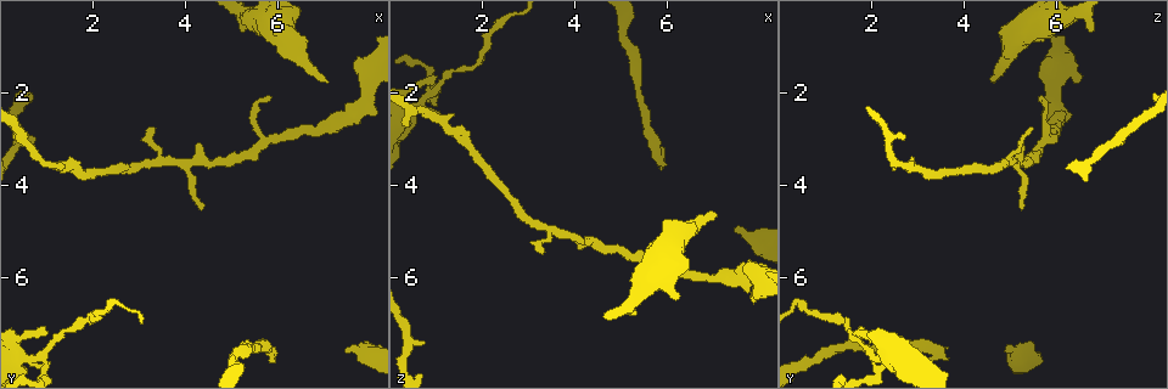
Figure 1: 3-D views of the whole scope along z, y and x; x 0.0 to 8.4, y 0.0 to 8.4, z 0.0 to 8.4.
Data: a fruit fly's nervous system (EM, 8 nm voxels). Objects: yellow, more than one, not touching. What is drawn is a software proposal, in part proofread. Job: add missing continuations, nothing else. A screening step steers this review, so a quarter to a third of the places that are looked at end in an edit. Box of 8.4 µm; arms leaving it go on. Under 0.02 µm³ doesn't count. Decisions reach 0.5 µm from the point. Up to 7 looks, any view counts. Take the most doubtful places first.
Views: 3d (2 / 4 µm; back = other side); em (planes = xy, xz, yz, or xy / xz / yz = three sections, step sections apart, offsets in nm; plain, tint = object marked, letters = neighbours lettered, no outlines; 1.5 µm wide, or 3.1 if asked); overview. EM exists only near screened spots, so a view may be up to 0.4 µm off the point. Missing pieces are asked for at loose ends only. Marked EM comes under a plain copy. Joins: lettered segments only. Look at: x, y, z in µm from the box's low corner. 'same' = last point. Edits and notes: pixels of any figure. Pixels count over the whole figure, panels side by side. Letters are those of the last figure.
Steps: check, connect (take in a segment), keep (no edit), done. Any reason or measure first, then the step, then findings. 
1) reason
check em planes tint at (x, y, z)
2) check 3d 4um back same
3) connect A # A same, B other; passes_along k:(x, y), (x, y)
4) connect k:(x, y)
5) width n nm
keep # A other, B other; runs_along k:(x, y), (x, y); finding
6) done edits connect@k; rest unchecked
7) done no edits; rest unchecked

check 3d 4um at (7.45, 7.55, 4.90)

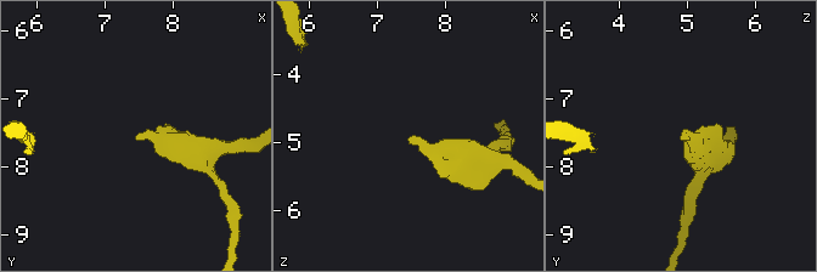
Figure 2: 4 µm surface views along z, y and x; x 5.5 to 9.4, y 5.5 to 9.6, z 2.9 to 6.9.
check em planes letters at (7.45, 7.60, 4.95)

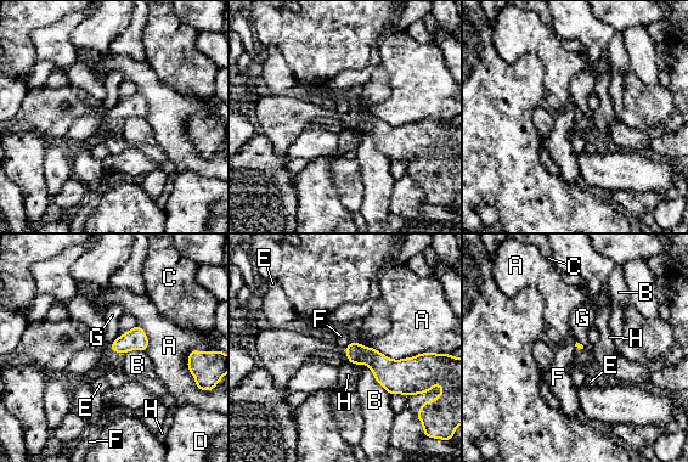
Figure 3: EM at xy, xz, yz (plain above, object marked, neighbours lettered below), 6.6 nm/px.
keep # A other, B other, C other, D other, E other, F other, G other, H other; border 3:(119, 336), (110, 344); no lettered segment goes on from it

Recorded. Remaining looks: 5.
branch stops here
check 3d 2um at (7.00, 1.80, 4.60)

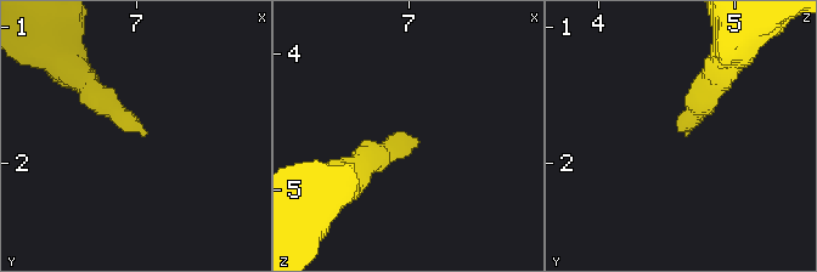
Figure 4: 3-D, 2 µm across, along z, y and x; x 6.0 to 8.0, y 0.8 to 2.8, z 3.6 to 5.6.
check em xy step 8 letters at (7.04, 1.80, 4.62)

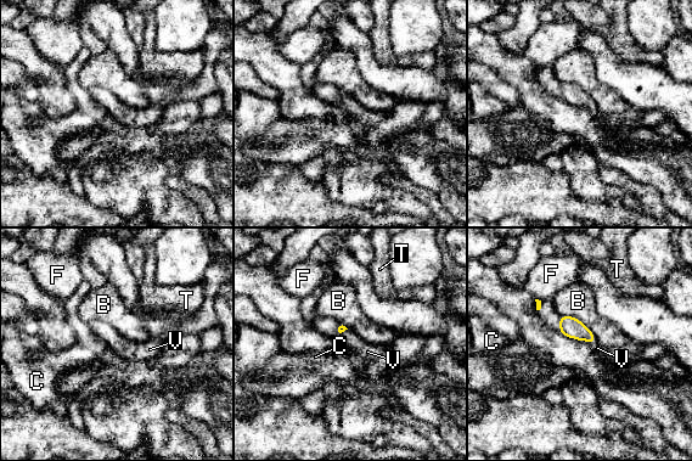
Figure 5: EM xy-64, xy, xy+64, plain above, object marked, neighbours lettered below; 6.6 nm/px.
longest_contact B 280 nm
connect 5:(597, 348) # B other, C other, F other, T other, V same; the neuron continues

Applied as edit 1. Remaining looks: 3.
done edits connect@5; rest unchecked

